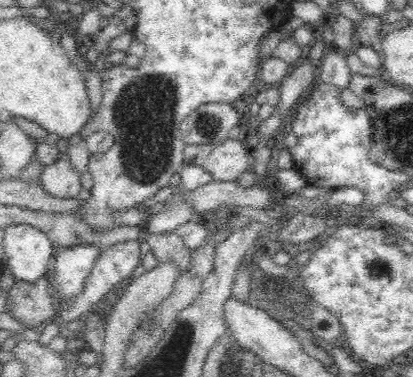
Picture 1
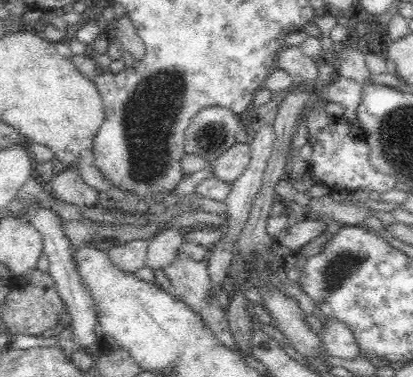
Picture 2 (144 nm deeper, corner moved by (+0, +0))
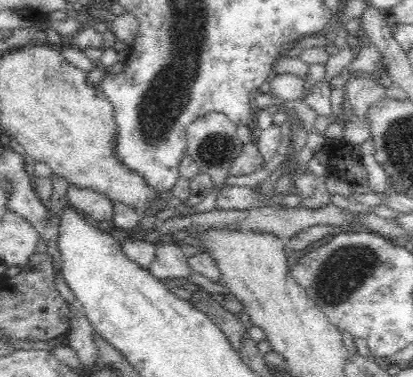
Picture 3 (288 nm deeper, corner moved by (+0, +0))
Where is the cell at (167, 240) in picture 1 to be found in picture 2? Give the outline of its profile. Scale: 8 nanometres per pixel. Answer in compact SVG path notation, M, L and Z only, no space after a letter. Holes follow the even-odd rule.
M176 250L174 256L176 256L176 258L172 260L172 264L164 268L164 274L166 274L166 278L168 278L170 284L172 284L174 296L182 296L184 302L186 302L186 306L188 306L192 312L196 312L196 314L206 322L208 330L214 334L216 344L220 344L220 346L224 346L224 348L228 348L228 350L238 350L238 346L236 346L236 342L234 342L234 336L232 336L232 330L230 330L230 322L228 322L226 310L224 310L224 302L218 304L218 306L214 306L214 304L208 302L208 290L210 290L208 262L206 262L206 260L196 262L196 260L192 260L188 254L184 254L182 250Z

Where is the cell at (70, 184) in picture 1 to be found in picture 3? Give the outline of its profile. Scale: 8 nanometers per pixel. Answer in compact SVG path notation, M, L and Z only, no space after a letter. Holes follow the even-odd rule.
M68 182L66 196L68 196L68 206L82 212L84 216L90 216L90 218L94 218L98 222L114 218L112 200L106 198L104 194L100 194L98 190L84 188L84 186Z

